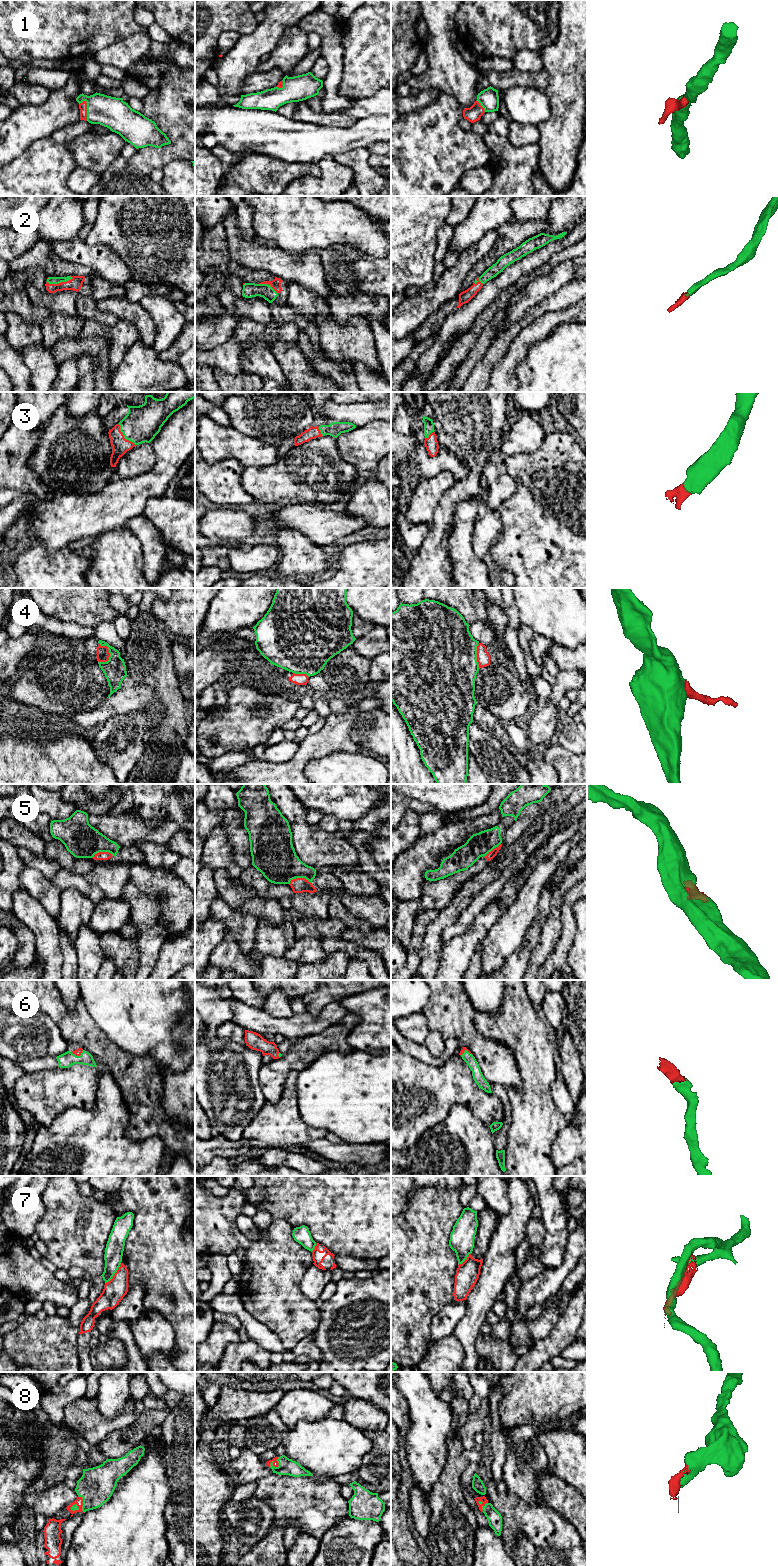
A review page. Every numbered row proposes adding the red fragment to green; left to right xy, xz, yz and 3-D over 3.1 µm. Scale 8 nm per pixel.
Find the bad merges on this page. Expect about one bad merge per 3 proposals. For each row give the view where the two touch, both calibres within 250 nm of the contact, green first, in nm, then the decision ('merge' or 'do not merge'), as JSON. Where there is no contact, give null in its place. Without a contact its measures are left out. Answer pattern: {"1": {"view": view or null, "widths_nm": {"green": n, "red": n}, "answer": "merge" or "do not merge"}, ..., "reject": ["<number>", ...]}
{"1": {"view": "xy", "widths_nm": {"green": 260, "red": 60}, "answer": "merge"}, "2": {"view": "xy", "widths_nm": {"green": 60, "red": 110}, "answer": "merge"}, "3": {"view": "xy", "widths_nm": {"green": 300, "red": 140}, "answer": "merge"}, "4": {"view": "xy", "widths_nm": {"green": 180, "red": 100}, "answer": "do not merge"}, "5": {"view": "xz", "widths_nm": {"green": 320, "red": 130}, "answer": "do not merge"}, "6": {"view": "xy", "widths_nm": {"green": 120, "red": 50}, "answer": "merge"}, "7": {"view": "xy", "widths_nm": {"green": 150, "red": 170}, "answer": "do not merge"}, "8": {"view": "xz", "widths_nm": {"green": 130, "red": 50}, "answer": "merge"}, "reject": ["4", "5", "7"]}

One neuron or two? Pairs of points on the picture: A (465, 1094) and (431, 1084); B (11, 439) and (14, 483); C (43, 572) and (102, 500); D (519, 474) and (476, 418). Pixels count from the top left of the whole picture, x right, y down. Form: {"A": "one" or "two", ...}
{"A": "one", "B": "one", "C": "two", "D": "two"}

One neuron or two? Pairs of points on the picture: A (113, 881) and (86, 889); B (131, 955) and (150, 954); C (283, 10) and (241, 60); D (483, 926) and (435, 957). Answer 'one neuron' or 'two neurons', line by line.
A: two neurons
B: two neurons
C: one neuron
D: two neurons

